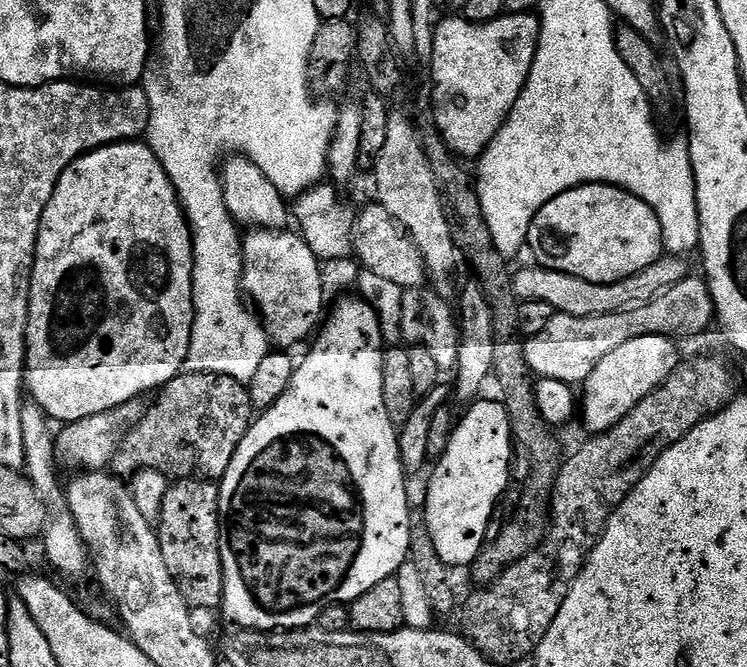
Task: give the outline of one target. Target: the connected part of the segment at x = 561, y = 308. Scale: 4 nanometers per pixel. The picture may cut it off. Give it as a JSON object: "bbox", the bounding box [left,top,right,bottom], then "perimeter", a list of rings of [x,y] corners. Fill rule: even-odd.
{"bbox":[512,254,690,318],"perimeter":[[[665,254],[650,266],[646,266],[646,270],[609,284],[586,282],[586,278],[578,278],[574,274],[562,274],[558,270],[531,266],[532,268],[524,268],[513,275],[512,293],[520,302],[550,302],[550,306],[554,306],[554,310],[561,316],[598,318],[602,314],[626,314],[626,310],[639,310],[642,306],[650,306],[650,302],[662,298],[666,290],[674,290],[678,282],[690,275],[688,262],[683,256]]]}

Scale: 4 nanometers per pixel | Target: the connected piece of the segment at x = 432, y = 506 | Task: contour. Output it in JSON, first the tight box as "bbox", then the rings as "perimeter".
{"bbox":[422,398,512,570],"perimeter":[[[492,398],[492,400],[477,399],[472,405],[473,408],[465,414],[464,417],[459,417],[458,423],[452,429],[452,437],[450,438],[450,446],[446,446],[444,455],[439,460],[435,461],[432,472],[432,481],[428,484],[428,497],[424,500],[424,516],[422,516],[422,523],[430,530],[430,538],[434,542],[434,550],[438,550],[438,558],[442,558],[442,562],[448,565],[449,569],[456,570],[456,568],[467,569],[478,558],[478,554],[486,546],[486,530],[490,518],[497,515],[498,505],[501,503],[502,497],[508,491],[508,482],[510,479],[510,465],[512,462],[512,431],[510,430],[510,418],[506,414],[503,404],[499,399]]]}

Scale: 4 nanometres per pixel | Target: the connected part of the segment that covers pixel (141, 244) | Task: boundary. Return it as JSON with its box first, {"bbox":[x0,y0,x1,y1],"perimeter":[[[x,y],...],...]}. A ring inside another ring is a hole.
{"bbox":[24,140,196,425],"perimeter":[[[125,140],[123,144],[107,144],[105,148],[96,148],[92,152],[85,152],[75,160],[70,167],[64,171],[62,178],[58,178],[58,182],[54,186],[54,194],[50,198],[50,202],[46,206],[46,210],[40,219],[40,229],[38,230],[38,238],[36,239],[36,261],[32,267],[32,285],[28,291],[28,321],[26,322],[26,358],[24,359],[24,386],[31,403],[40,407],[49,421],[57,422],[61,425],[76,424],[82,418],[90,418],[94,414],[102,414],[114,410],[118,406],[122,406],[126,402],[137,398],[144,398],[147,392],[155,393],[164,387],[185,371],[188,362],[188,351],[190,350],[190,342],[192,341],[192,327],[194,326],[194,318],[196,311],[194,310],[194,302],[192,301],[192,275],[194,274],[194,233],[188,229],[188,218],[184,215],[184,208],[180,205],[180,199],[176,194],[176,187],[170,182],[170,178],[166,174],[166,170],[162,166],[162,162],[158,162],[158,158],[148,149],[147,143],[137,142],[135,140]]]}

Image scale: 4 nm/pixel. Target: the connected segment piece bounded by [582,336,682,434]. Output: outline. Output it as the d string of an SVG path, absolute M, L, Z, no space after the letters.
M643 336L618 346L618 350L606 354L598 366L588 375L582 385L582 412L584 408L584 424L589 433L605 432L613 428L642 398L649 396L676 369L682 359L677 341L666 336Z

